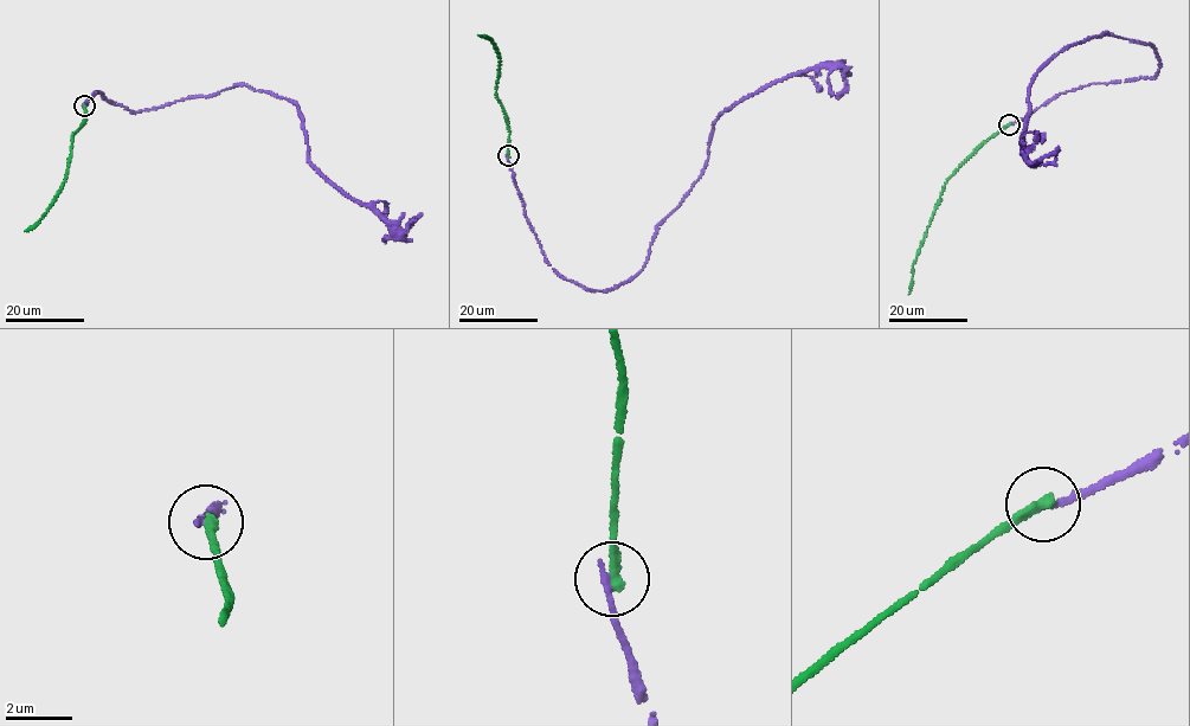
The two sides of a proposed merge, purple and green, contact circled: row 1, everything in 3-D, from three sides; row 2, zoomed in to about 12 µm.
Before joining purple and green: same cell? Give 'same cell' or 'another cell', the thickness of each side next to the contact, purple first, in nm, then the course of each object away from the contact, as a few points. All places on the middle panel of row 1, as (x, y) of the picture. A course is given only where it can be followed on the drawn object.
another cell; calibres 200 and 360 nm; course purple (508, 156), (553, 269), (609, 291), (641, 271), (703, 172), (719, 115), (818, 66), (843, 68), (836, 98); course green (508, 156), (509, 130), (496, 95), (499, 52), (491, 39), (478, 34)

